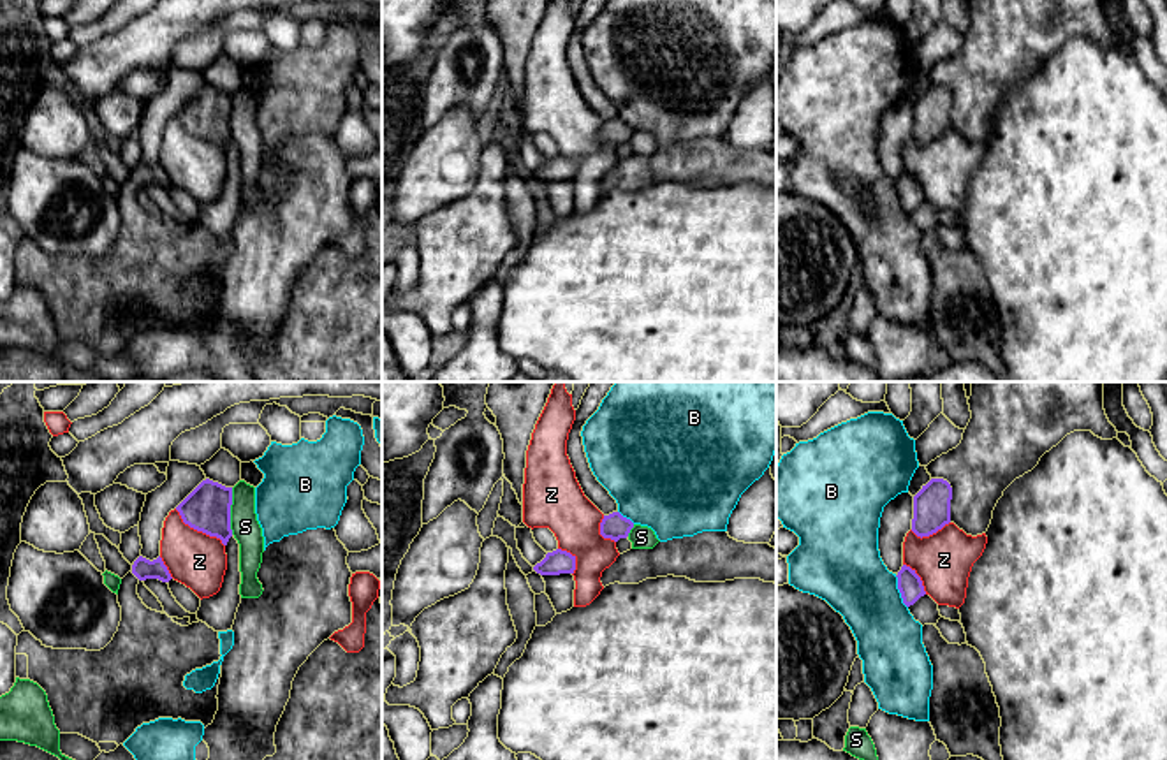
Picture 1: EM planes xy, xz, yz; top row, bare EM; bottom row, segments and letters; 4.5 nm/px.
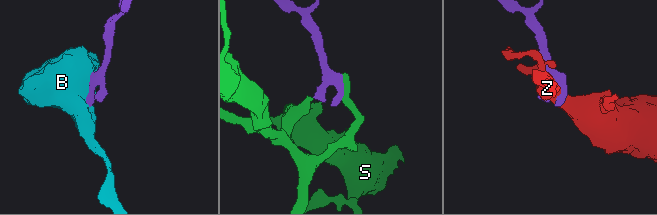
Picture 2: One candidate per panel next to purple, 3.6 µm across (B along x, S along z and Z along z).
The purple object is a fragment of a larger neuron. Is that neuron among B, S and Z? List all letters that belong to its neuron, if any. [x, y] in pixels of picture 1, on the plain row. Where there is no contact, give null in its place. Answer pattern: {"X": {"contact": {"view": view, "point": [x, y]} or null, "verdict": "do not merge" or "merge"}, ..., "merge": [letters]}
{"B": {"contact": {"view": "yz", "point": [900, 197]}, "verdict": "do not merge"}, "S": {"contact": {"view": "xy", "point": [229, 116]}, "verdict": "do not merge"}, "Z": {"contact": {"view": "xy", "point": [199, 136]}, "verdict": "do not merge"}, "merge": []}

